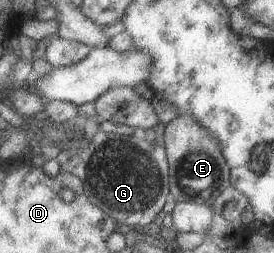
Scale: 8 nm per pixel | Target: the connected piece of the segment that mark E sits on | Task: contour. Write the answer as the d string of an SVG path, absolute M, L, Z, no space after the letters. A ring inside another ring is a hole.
M190 116L176 117L165 126L165 142L169 164L171 167L171 195L177 203L183 201L206 202L213 206L218 196L232 185L231 167L226 161L221 145L217 142L214 132L207 131Z

